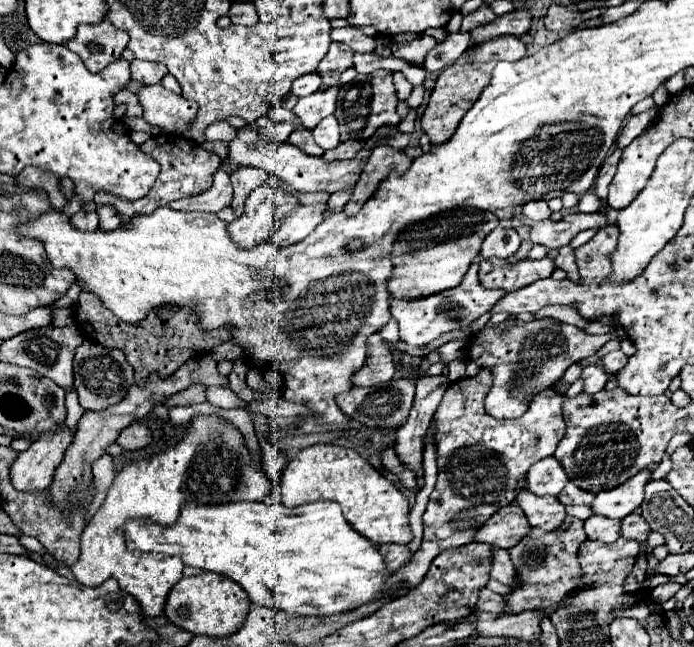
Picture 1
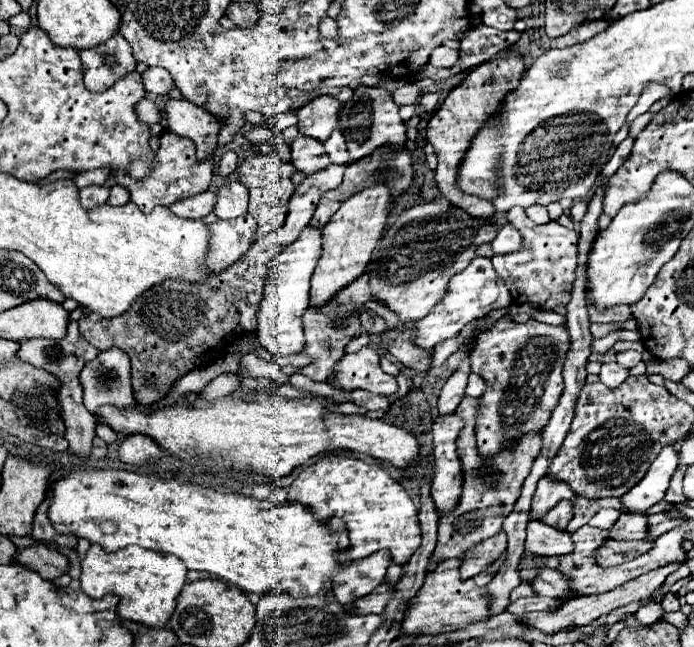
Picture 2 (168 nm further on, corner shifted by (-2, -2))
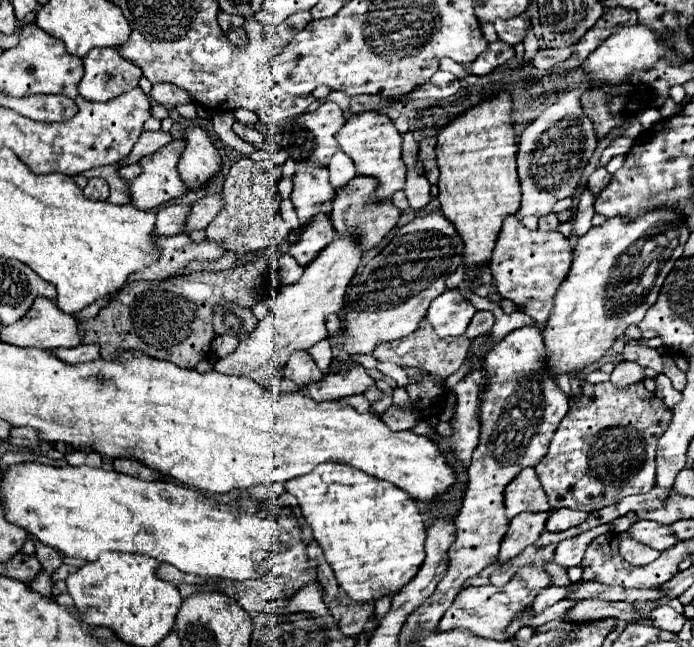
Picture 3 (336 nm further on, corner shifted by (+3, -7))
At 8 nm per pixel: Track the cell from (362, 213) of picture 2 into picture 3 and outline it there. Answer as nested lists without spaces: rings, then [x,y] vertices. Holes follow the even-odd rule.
[[[344,234],[338,240],[330,242],[318,254],[318,258],[304,268],[300,280],[278,290],[268,316],[258,322],[258,326],[252,334],[248,334],[246,340],[240,340],[238,348],[232,354],[220,358],[214,364],[214,370],[222,374],[252,378],[262,388],[268,388],[272,382],[280,382],[284,364],[294,350],[308,350],[328,336],[324,318],[332,312],[340,312],[340,308],[344,306],[344,294],[360,266],[360,258],[362,248],[354,236]]]

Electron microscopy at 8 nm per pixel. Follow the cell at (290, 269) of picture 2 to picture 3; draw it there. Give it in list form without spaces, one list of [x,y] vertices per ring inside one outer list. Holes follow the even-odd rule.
[[[298,350],[290,356],[284,376],[290,378],[298,388],[304,388],[308,384],[316,384],[324,378],[324,374],[318,370],[314,360],[304,350]]]

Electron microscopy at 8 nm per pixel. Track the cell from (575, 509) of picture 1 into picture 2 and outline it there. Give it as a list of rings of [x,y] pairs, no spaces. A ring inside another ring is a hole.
[[[601,509],[601,511],[597,511],[597,513],[589,519],[589,525],[601,527],[601,529],[609,529],[609,527],[617,521],[619,515],[621,515],[621,513],[619,513],[617,509]]]

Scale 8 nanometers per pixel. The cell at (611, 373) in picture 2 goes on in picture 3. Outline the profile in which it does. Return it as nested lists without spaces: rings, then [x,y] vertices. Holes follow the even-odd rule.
[[[618,362],[614,372],[610,374],[610,382],[616,386],[630,386],[636,382],[644,382],[646,374],[644,374],[644,366],[636,364],[636,362]]]

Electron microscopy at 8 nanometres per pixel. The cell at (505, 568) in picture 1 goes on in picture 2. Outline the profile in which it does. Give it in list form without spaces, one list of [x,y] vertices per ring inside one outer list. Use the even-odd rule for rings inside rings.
[[[539,567],[537,577],[529,581],[529,585],[533,587],[535,595],[543,595],[543,597],[559,597],[559,595],[565,597],[571,593],[567,579],[557,569],[549,569],[549,567]]]

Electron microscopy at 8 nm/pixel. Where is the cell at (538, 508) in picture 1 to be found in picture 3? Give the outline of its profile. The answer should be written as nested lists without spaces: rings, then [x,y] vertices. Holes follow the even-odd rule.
[[[560,508],[560,510],[554,510],[550,514],[550,518],[546,522],[546,530],[548,532],[562,532],[562,530],[568,530],[572,526],[582,524],[586,518],[588,518],[588,512],[576,512],[570,508]]]

